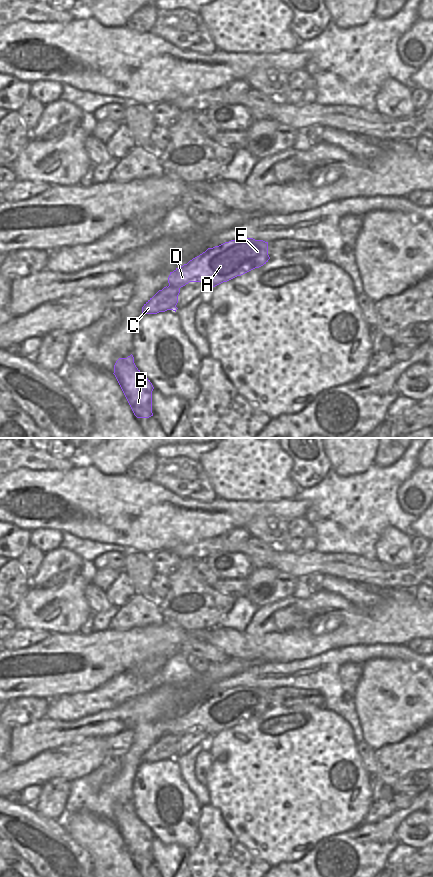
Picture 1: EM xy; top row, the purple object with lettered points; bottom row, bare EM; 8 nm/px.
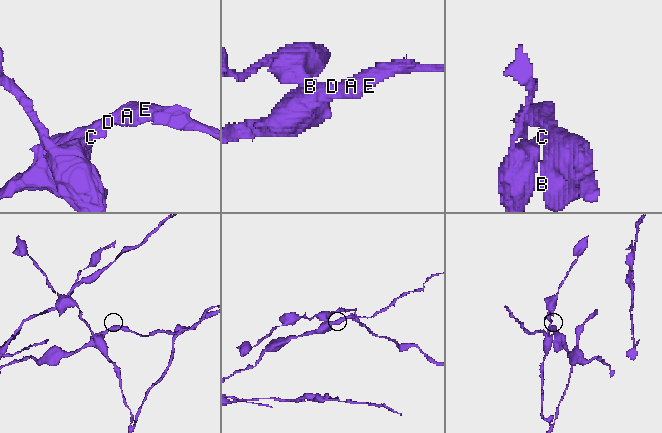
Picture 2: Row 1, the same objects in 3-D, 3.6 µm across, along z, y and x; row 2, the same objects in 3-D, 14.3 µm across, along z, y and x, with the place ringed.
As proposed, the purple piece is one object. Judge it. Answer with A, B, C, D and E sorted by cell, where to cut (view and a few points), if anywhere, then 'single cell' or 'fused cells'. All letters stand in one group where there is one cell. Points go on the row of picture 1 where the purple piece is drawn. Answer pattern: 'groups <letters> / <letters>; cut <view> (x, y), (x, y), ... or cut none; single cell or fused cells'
groups A B D E / C; cut xy (169, 285), (179, 288); fused cells

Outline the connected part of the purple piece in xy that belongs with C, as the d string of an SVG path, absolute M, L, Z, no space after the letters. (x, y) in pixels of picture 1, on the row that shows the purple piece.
M171 286L164 288L157 296L154 295L144 304L142 314L157 314L167 310L176 312L179 293L180 288Z

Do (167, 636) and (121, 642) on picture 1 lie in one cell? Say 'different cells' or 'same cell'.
same cell

